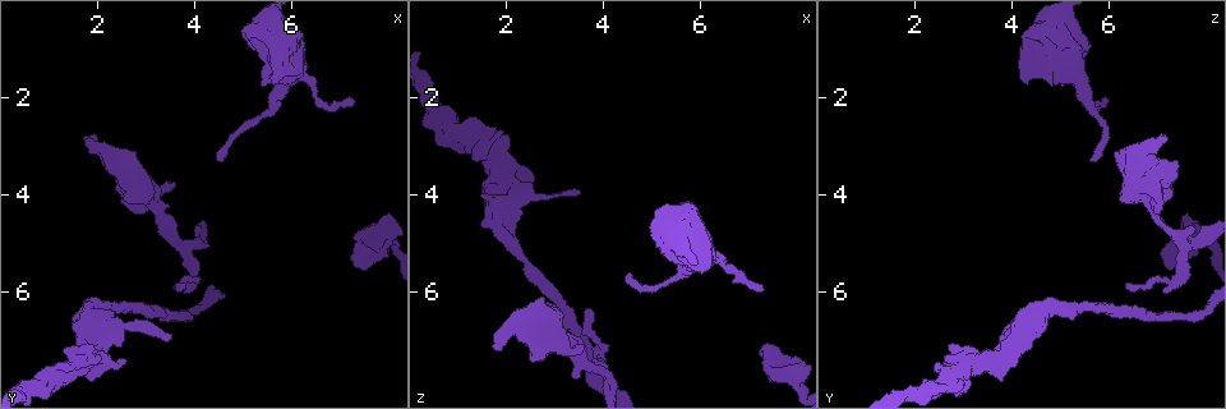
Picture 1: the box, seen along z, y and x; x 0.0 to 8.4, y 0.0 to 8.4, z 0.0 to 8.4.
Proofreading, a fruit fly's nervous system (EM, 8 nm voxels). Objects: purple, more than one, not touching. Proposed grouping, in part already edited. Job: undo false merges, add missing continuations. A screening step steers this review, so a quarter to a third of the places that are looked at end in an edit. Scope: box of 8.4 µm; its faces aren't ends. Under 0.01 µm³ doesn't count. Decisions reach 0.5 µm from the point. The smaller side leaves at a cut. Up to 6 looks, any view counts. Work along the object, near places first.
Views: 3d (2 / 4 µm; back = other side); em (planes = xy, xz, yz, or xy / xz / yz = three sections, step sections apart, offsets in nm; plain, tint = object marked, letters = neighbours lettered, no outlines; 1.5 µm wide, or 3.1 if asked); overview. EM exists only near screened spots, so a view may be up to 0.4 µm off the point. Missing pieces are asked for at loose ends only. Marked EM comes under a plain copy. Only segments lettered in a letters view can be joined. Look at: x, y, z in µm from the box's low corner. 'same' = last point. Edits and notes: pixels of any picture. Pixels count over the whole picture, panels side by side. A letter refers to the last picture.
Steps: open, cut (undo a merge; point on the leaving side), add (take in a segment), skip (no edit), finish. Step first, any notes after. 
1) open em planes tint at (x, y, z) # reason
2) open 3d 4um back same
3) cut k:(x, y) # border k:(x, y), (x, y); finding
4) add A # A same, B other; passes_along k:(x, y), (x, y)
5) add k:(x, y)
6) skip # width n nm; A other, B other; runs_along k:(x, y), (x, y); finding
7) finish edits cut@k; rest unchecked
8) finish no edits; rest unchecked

open 3d 2um at (3.55, 6.95, 4.00) # thin end

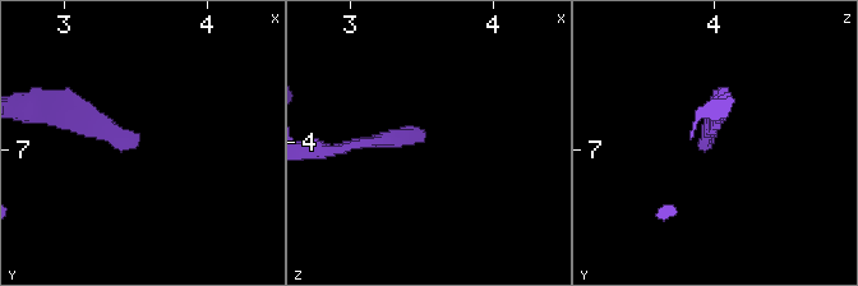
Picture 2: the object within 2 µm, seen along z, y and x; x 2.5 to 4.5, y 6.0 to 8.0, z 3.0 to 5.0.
open em xz step 4 letters at (3.52, 6.94, 3.96) # need the tissue

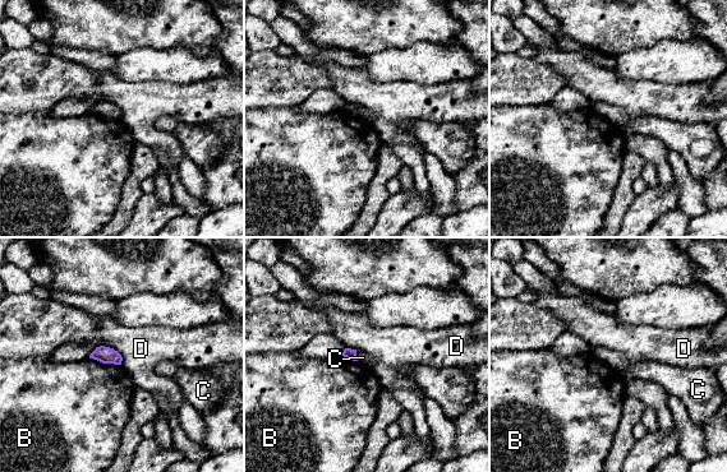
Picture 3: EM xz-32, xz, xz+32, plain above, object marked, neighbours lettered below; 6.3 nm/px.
open em planes letters same

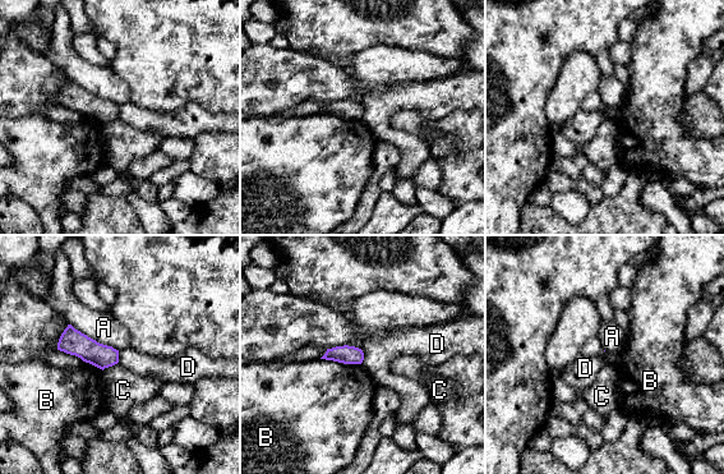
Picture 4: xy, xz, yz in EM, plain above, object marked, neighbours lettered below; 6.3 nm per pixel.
skip # A other, B other, C other, D other; border 4:(360, 348), (363, 353), (362, 363); no lettered segment goes on from it

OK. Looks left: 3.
open 3d 2um at (3.60, 3.75, 7.05)

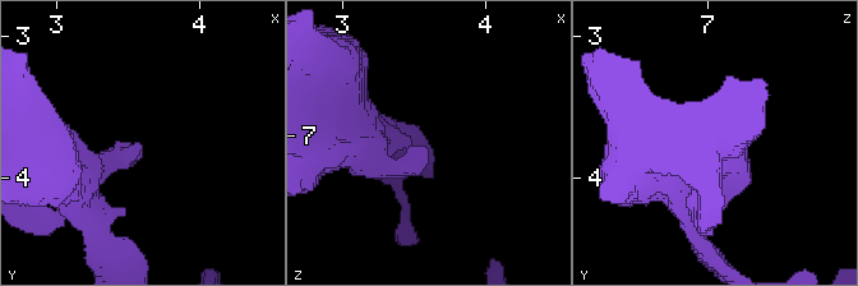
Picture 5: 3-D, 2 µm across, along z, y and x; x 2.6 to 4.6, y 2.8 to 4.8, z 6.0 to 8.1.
open em planes letters at (3.58, 3.78, 7.08)

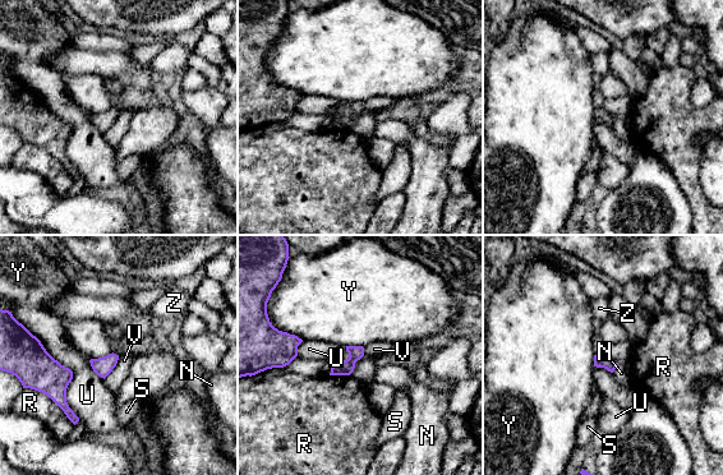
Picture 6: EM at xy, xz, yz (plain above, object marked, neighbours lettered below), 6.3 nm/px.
skip # longest_contact U 650 nm; N other, R other, S other, U other, V other, Y other, Z other; border 6:(273, 326), (294, 333), (302, 340); no lettered segment goes on from it

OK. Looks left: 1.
finish no edits; rest unchecked

